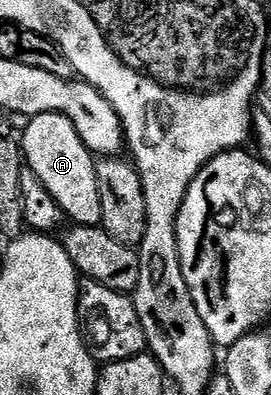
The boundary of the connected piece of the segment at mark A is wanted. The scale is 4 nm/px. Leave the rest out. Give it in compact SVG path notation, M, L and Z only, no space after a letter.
M44 112L28 121L25 133L20 133L24 163L36 174L39 182L55 198L58 206L74 225L100 225L101 199L97 185L97 166L94 153L81 141L81 135L66 116Z

